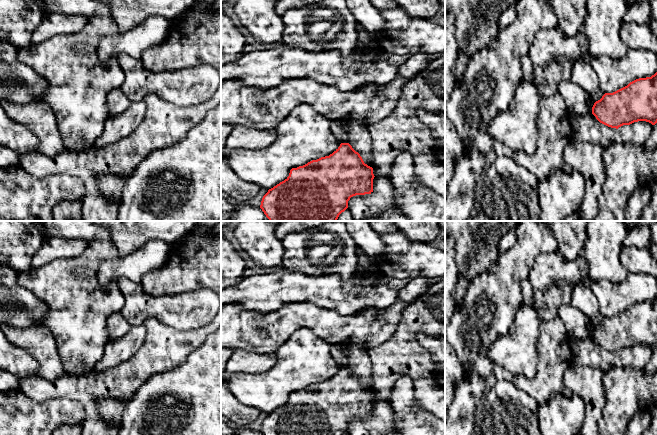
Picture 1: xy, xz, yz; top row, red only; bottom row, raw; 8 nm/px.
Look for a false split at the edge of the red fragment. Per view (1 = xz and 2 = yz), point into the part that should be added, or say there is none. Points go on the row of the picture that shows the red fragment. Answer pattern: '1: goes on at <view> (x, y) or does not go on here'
1: does not go on here
2: does not go on here

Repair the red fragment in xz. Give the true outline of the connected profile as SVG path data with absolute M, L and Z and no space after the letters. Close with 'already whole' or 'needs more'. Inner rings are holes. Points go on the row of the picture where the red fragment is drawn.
M341 143L329 156L292 168L284 181L263 196L260 208L269 221L337 221L339 215L348 208L351 197L373 192L374 177L373 168L364 163L360 154L349 143Z; already whole

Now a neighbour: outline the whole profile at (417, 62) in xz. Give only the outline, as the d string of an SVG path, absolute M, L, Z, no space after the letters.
M422 51L410 54L409 58L400 65L397 77L411 80L429 65L429 57L428 53Z

